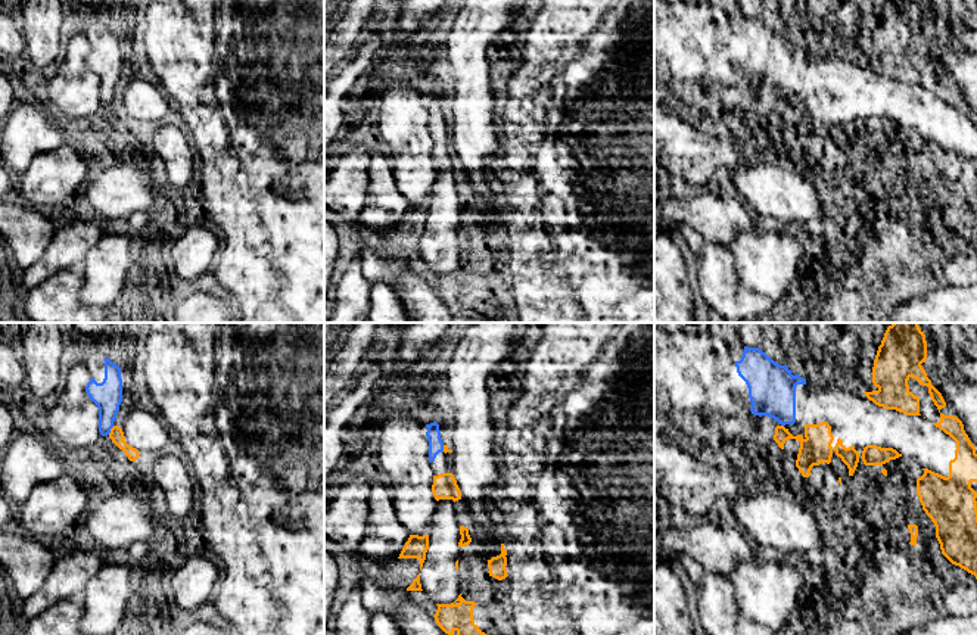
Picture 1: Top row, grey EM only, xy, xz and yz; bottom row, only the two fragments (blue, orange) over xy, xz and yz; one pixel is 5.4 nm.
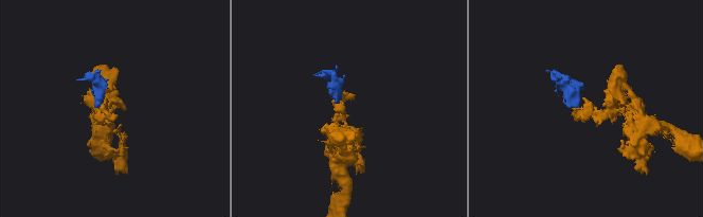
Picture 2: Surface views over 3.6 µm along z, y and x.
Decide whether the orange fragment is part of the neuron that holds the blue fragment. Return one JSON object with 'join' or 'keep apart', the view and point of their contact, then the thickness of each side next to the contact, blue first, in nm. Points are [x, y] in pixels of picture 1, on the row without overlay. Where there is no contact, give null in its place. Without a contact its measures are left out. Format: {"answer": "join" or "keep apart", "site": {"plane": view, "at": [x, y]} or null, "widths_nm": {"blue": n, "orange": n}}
{"answer": "join", "site": {"plane": "xy", "at": [109, 100]}, "widths_nm": {"blue": 160, "orange": 80}}

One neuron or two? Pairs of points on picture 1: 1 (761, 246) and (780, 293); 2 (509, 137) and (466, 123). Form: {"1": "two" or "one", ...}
{"1": "one", "2": "two"}

